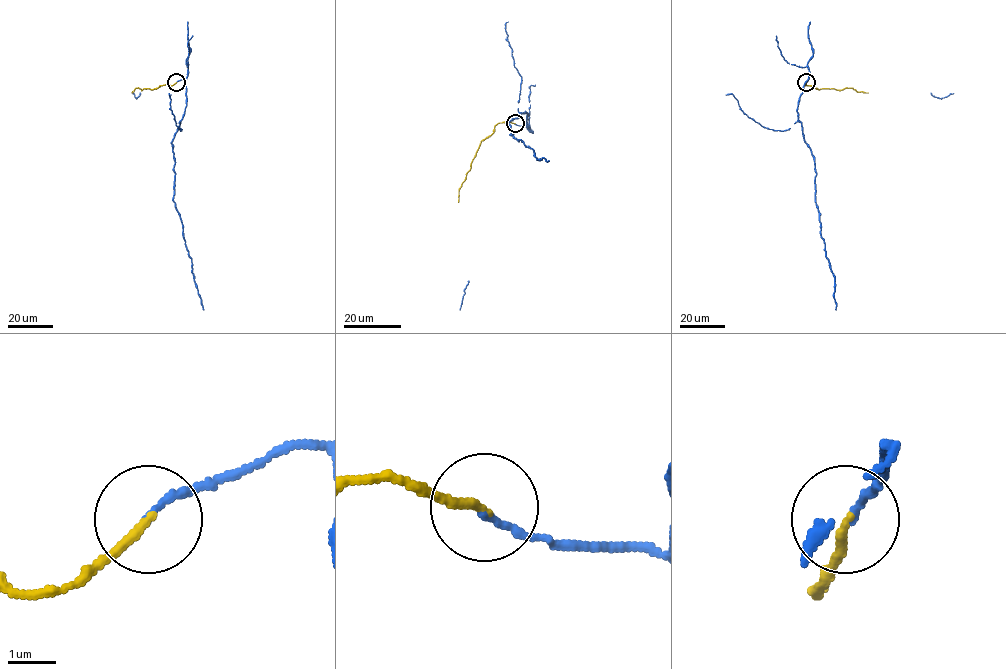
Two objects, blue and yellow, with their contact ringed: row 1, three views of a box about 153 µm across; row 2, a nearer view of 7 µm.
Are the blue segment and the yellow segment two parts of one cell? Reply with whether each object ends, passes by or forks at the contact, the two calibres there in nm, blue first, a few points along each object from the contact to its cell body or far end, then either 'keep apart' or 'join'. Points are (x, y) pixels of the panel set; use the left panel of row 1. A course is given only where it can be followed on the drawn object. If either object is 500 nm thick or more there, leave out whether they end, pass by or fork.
blue ends there; yellow ends there; 150 nm thick on the blue side, 180 nm on the other; blue runs (176, 82), (185, 79), (186, 98), (171, 142), (173, 201), (203, 309); yellow runs (176, 82), (155, 89), (135, 88), (131, 92); join

